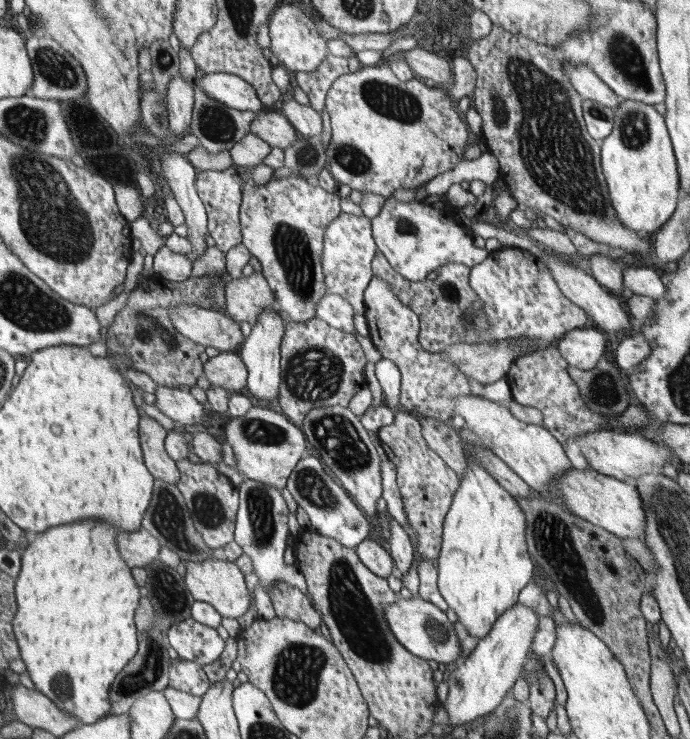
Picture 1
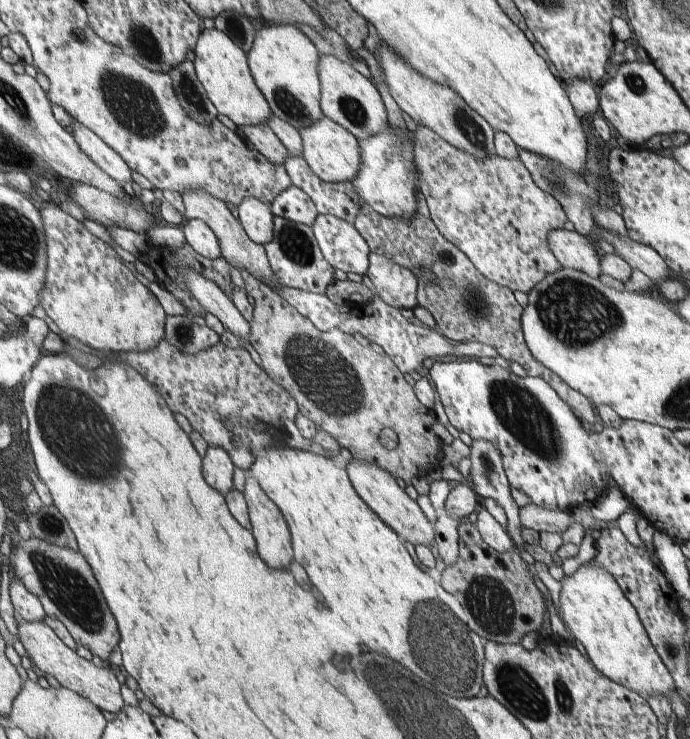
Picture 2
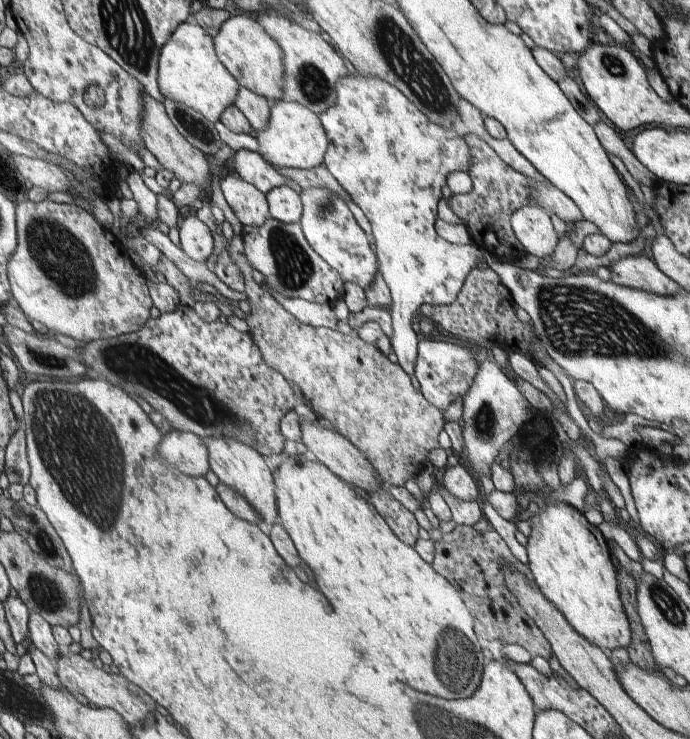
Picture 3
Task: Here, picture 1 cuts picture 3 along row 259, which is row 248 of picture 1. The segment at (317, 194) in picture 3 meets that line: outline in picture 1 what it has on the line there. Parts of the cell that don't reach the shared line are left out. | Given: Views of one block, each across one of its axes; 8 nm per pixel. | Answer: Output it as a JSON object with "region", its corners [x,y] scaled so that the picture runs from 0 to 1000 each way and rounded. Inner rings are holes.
{"region":[[[494,287],[491,295],[475,302],[467,349],[468,368],[472,371],[472,398],[487,398],[499,403],[510,414],[516,426],[530,426],[526,399],[539,376],[536,355],[545,344],[545,330],[539,325],[539,311],[536,311],[536,296],[530,291],[517,292]]]}

